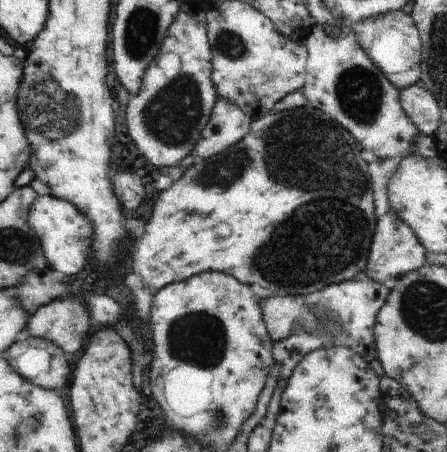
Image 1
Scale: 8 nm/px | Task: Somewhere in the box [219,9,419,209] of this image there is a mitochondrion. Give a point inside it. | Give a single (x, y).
(360, 95)

